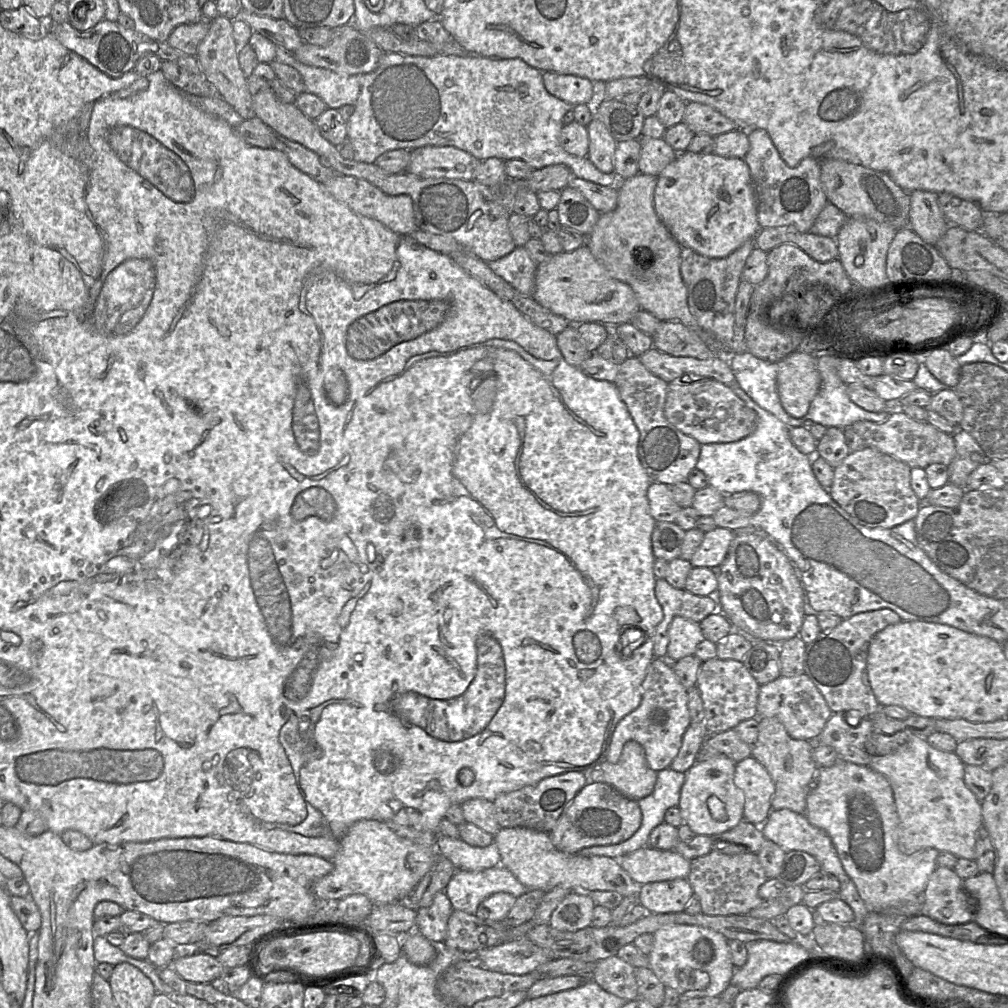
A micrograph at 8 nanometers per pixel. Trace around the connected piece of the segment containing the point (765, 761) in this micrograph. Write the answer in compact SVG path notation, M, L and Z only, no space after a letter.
M759 718L759 733L752 745L754 757L769 773L774 784L772 810L789 809L806 816L807 795L814 784L818 766L813 759L815 741L792 738L776 718Z

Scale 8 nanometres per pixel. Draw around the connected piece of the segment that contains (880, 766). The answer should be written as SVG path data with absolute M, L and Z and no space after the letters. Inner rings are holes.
M881 710L867 718L871 718L876 732L885 735L899 731L907 733L905 744L894 753L873 756L869 765L888 779L893 790L899 818L899 850L913 854L921 849L934 848L975 861L976 834L983 826L982 806L964 782L964 762L955 752L936 749L925 738L904 730L903 720L893 719Z

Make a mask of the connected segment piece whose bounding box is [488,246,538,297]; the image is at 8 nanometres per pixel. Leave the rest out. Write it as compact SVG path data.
M524 246L516 247L508 255L488 262L488 265L496 275L511 284L519 293L525 297L532 297L535 289L535 274L538 264L530 258Z

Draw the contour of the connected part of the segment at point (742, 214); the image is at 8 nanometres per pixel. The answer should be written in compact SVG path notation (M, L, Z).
M686 150L678 154L657 177L654 208L661 222L680 246L708 258L728 256L747 240L755 238L761 228L749 166L744 159L726 158L715 153L702 155Z

